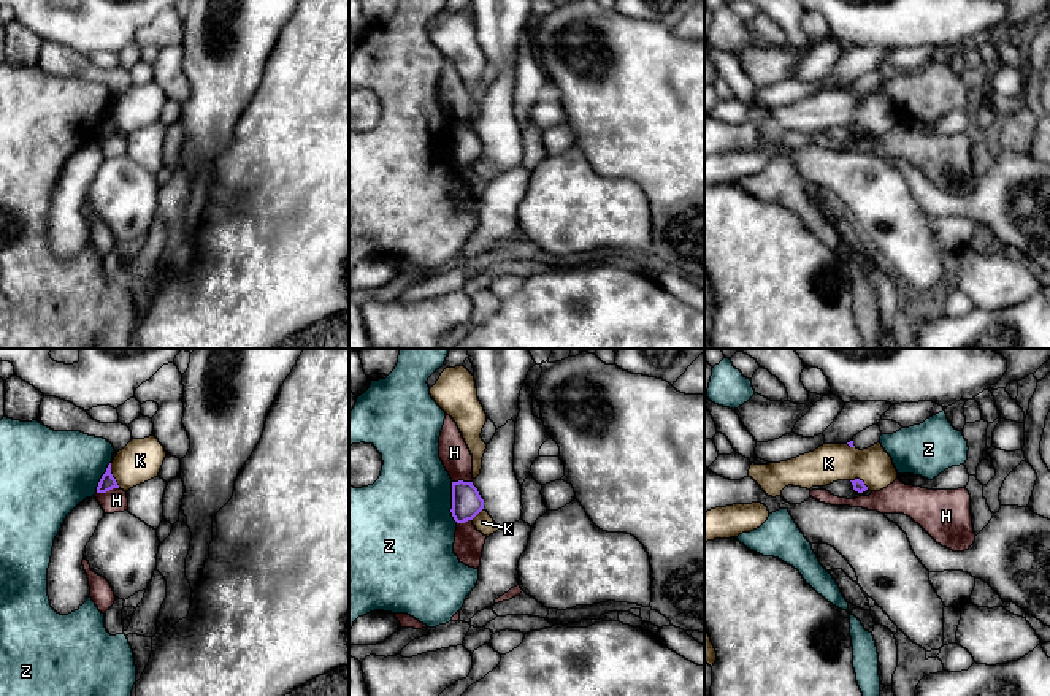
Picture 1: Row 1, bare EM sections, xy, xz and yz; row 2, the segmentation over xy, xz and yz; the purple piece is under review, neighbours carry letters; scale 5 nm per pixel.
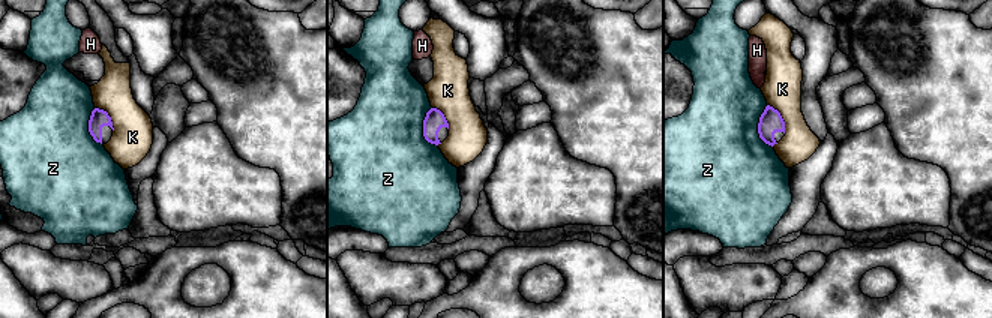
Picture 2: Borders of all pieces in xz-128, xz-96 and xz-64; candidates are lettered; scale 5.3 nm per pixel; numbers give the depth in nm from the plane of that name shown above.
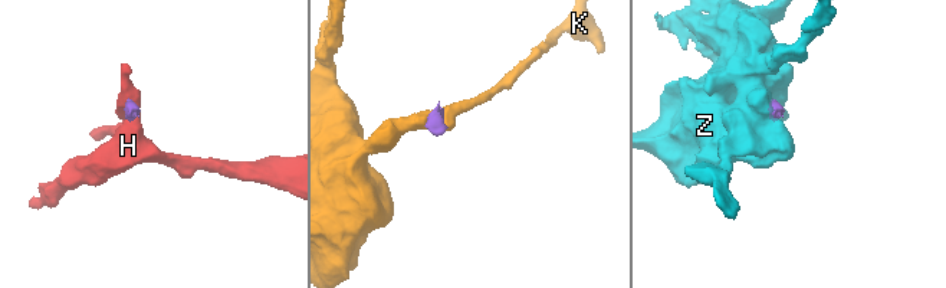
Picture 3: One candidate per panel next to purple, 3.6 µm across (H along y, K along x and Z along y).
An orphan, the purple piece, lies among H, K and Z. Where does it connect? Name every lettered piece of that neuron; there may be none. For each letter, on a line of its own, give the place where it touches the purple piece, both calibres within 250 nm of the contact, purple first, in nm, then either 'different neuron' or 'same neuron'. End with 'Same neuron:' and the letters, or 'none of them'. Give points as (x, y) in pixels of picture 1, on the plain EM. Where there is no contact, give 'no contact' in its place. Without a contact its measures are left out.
H: contact xy (107, 135); calibres 80 and 120 nm; different neuron
K: contact xy (111, 121); calibres 80 and 220 nm; different neuron
Z: contact xz (452, 148); calibres 160 and 460 nm; different neuron
Same neuron: none of them

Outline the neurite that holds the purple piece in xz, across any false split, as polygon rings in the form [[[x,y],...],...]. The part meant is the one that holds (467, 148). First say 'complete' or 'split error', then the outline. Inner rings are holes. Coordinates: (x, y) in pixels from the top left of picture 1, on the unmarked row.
complete; [[[452,127],[452,162],[457,168],[473,165],[484,154],[484,144],[473,127]]]

